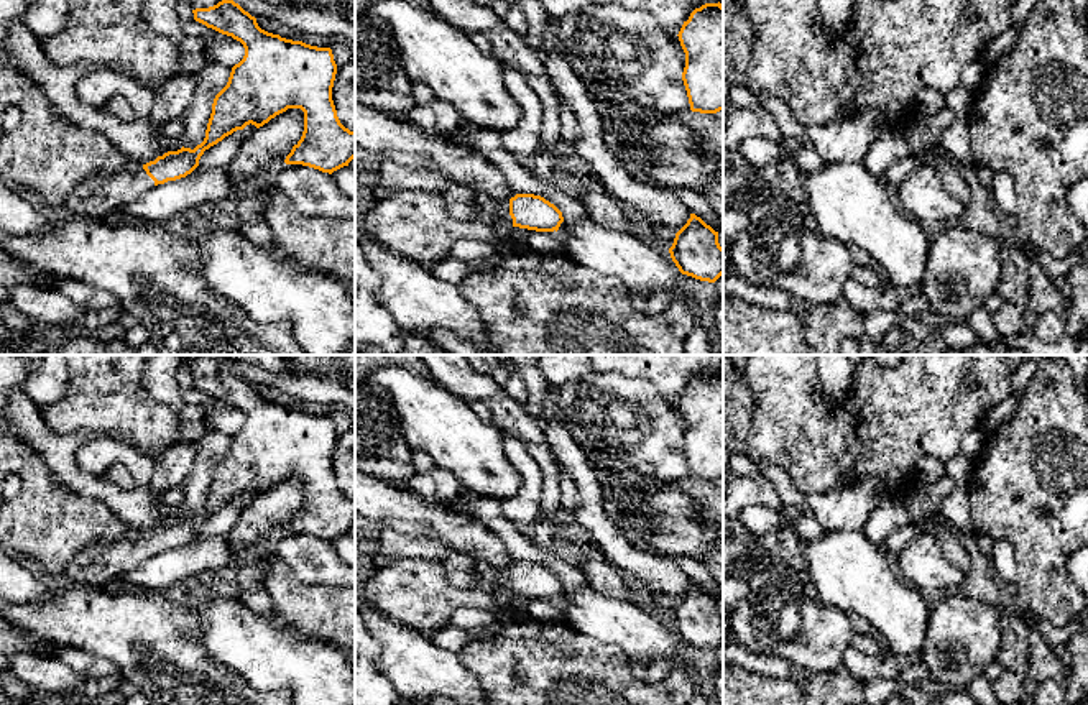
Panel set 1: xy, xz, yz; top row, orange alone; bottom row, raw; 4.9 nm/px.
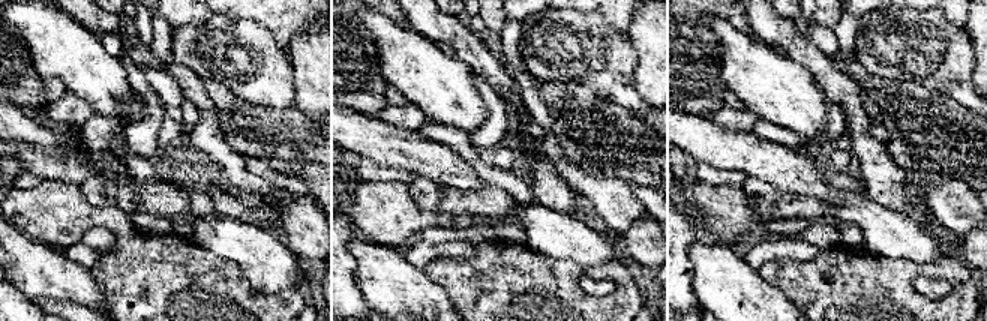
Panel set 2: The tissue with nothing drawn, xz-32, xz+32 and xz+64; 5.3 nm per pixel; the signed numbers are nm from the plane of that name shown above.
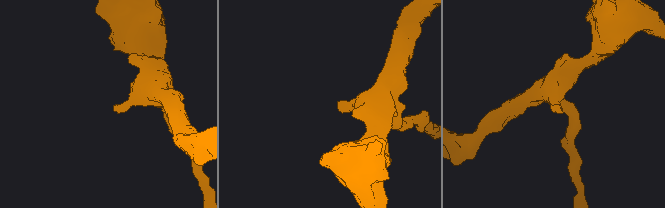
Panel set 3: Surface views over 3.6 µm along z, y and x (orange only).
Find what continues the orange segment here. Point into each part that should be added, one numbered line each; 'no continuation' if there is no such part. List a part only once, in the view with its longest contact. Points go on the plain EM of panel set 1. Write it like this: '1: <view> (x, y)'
1: xz (464, 571)

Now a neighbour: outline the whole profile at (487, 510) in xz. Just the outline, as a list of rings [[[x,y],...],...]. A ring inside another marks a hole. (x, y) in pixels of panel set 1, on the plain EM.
[[[482,498],[468,503],[467,508],[505,542],[508,552],[518,562],[534,562],[544,565],[562,580],[564,588],[569,592],[590,587],[577,564],[537,547],[528,532],[523,532],[511,524],[505,518],[500,501],[493,498]]]

